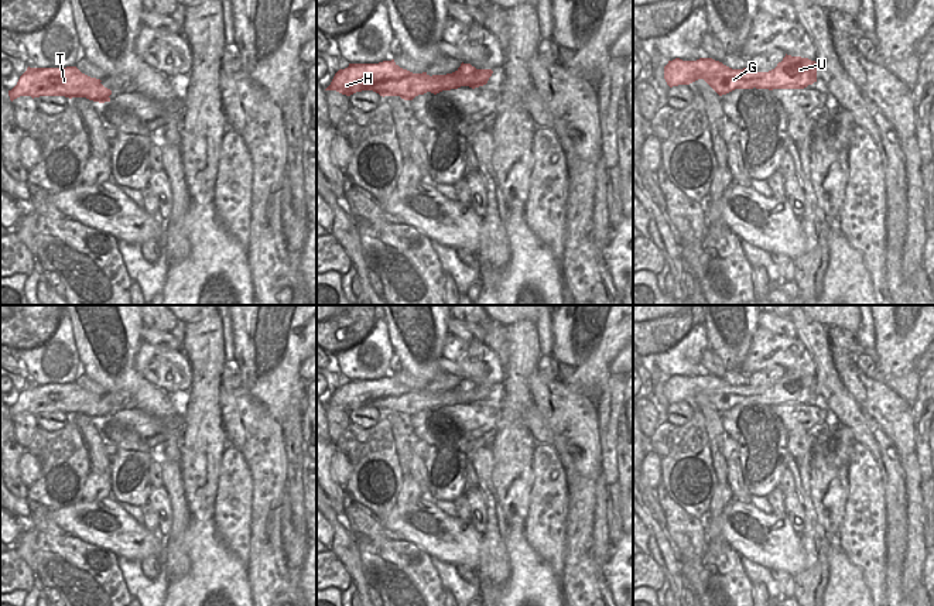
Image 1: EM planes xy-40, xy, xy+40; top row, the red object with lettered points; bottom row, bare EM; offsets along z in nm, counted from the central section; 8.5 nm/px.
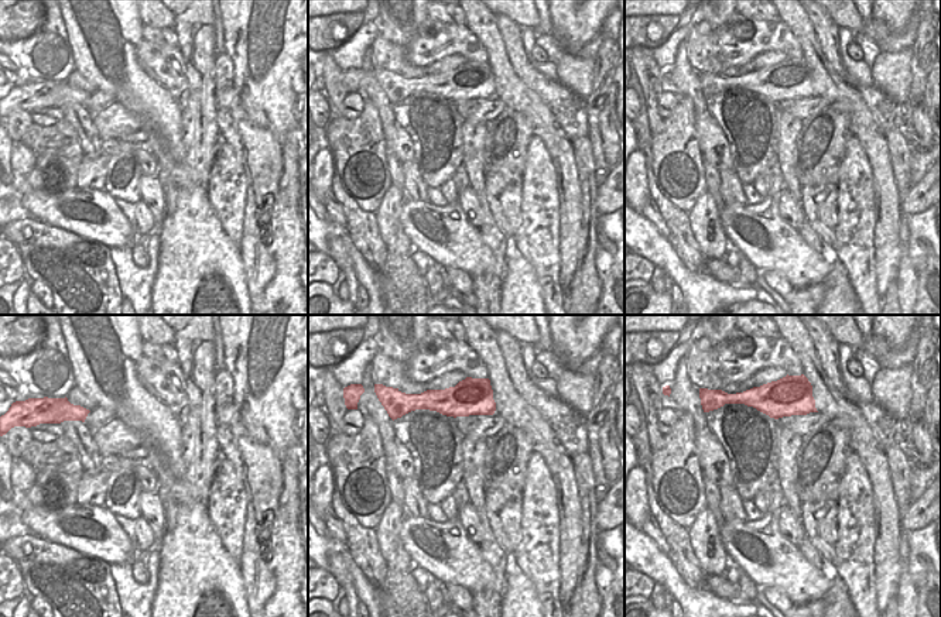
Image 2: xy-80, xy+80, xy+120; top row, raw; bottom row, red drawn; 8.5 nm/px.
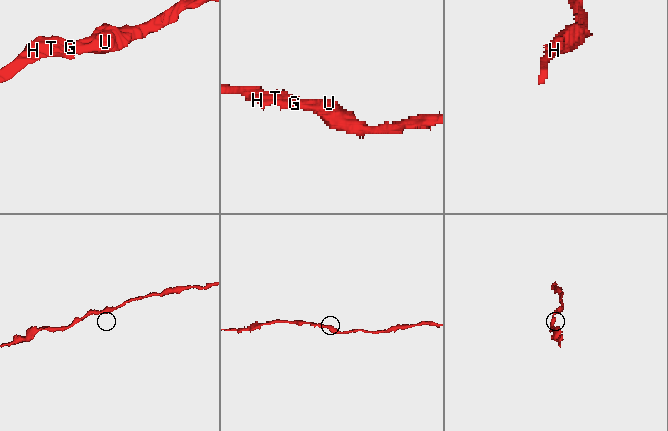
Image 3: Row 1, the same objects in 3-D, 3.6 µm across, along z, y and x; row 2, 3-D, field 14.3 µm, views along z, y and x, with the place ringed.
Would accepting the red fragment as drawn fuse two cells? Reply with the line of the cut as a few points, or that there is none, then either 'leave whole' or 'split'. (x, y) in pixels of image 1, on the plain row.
no cut | leave whole

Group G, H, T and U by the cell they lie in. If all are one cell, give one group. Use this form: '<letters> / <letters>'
G H T U

